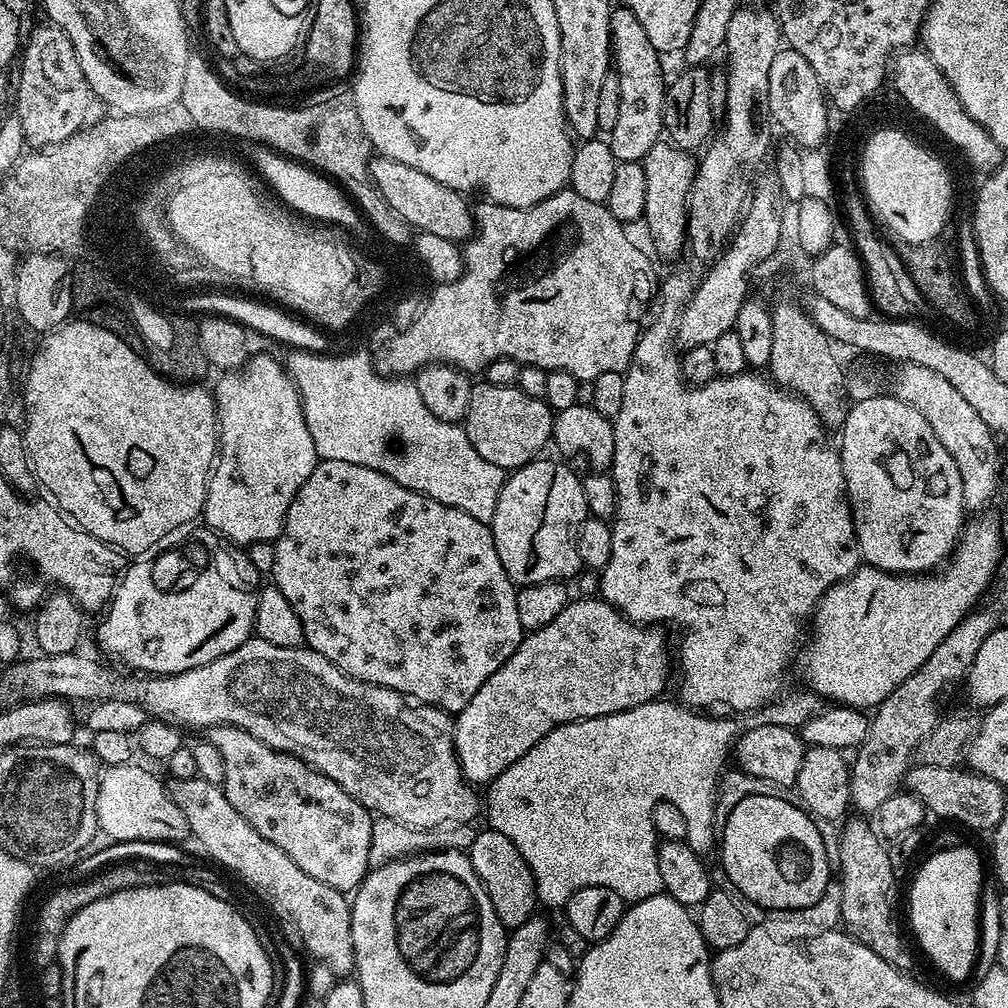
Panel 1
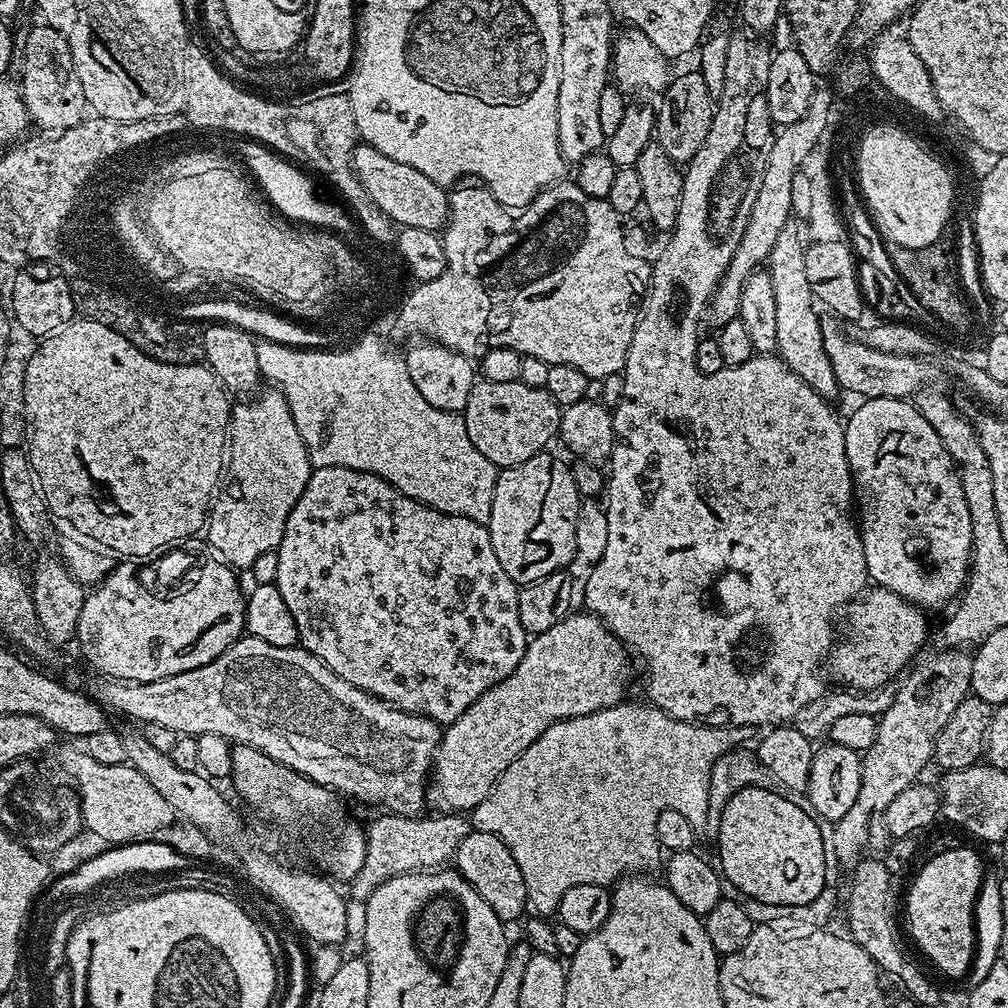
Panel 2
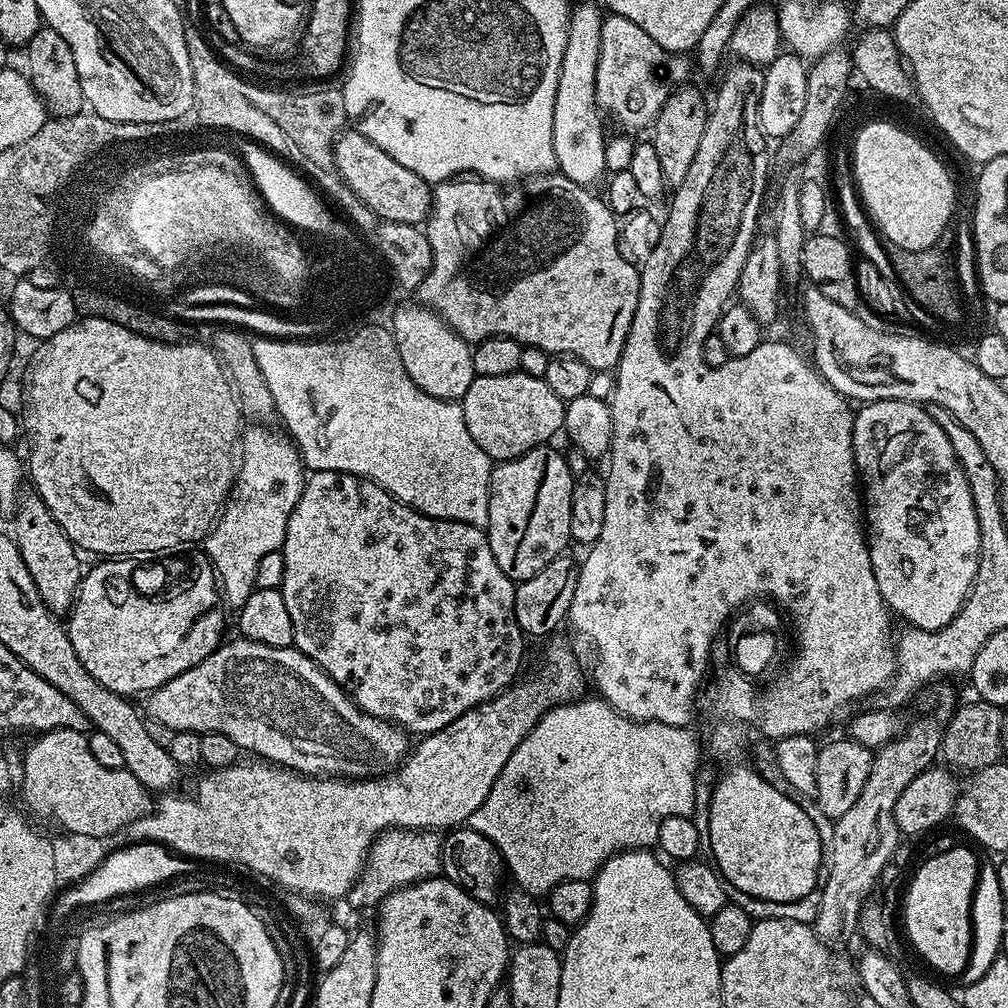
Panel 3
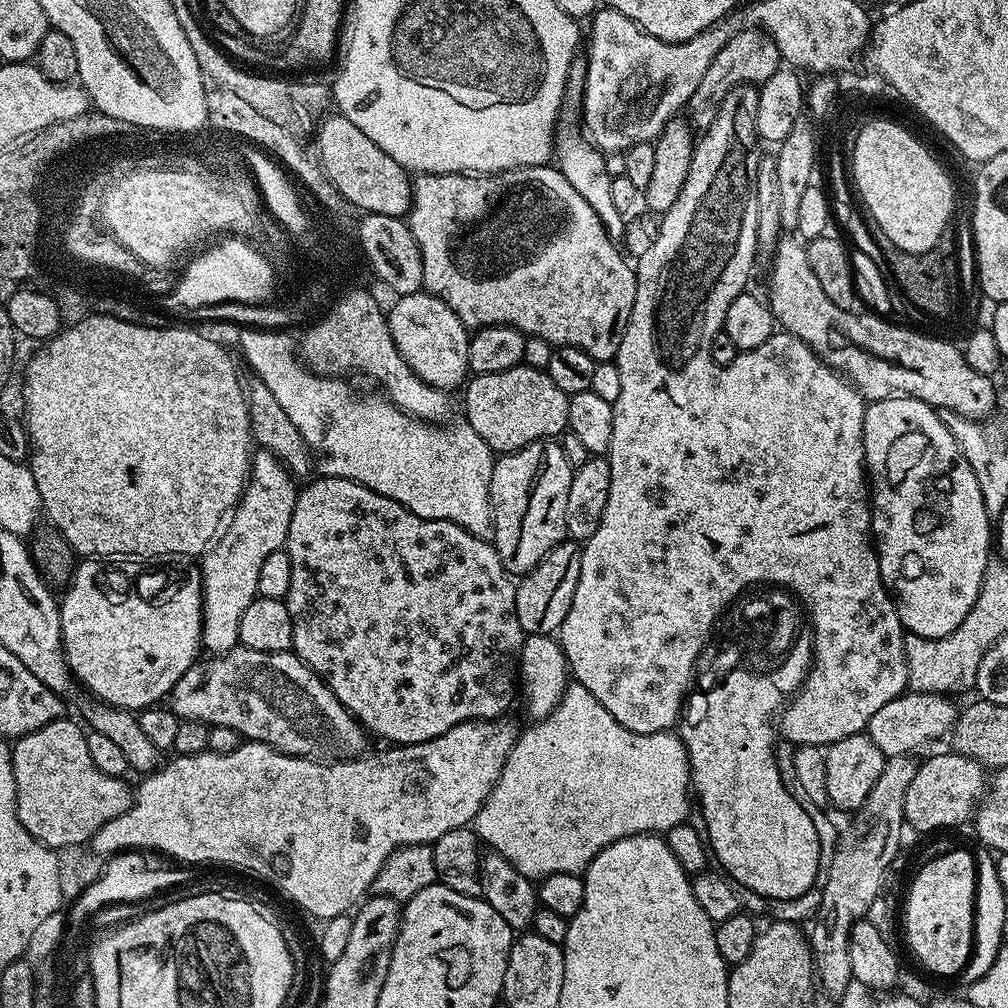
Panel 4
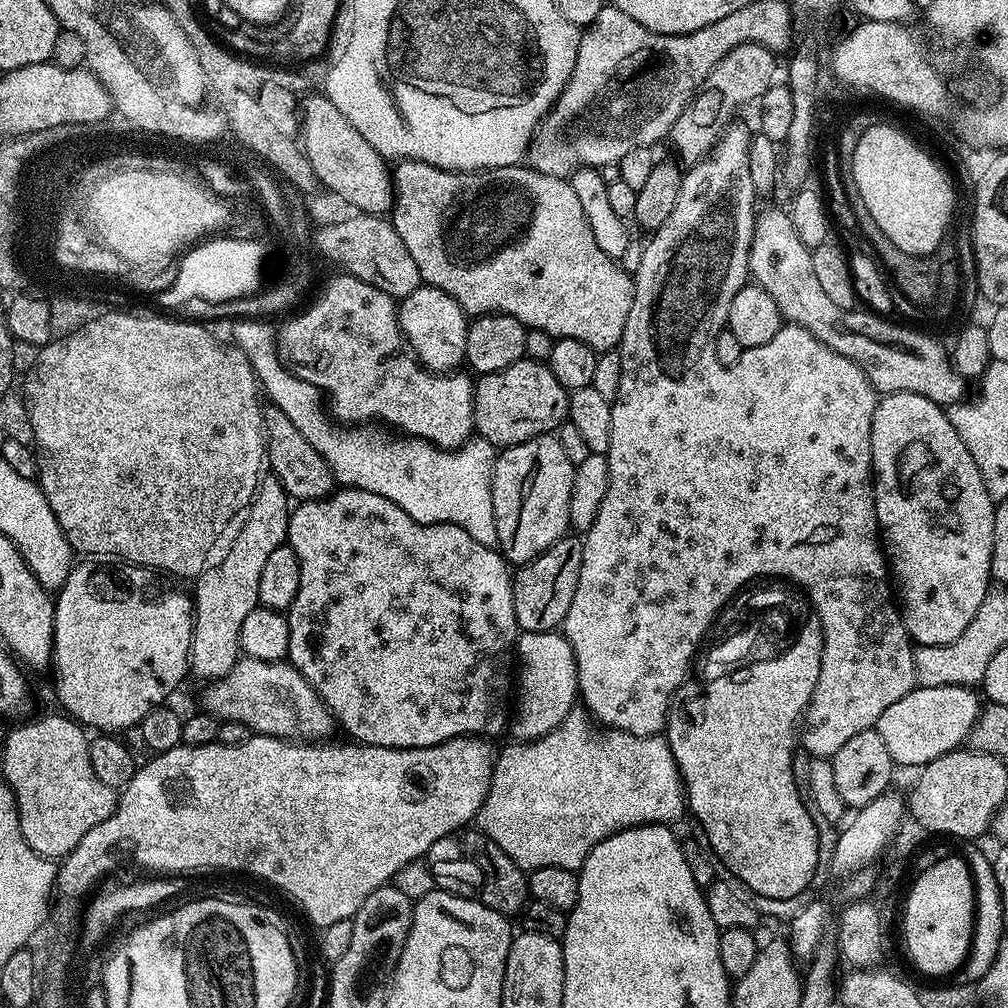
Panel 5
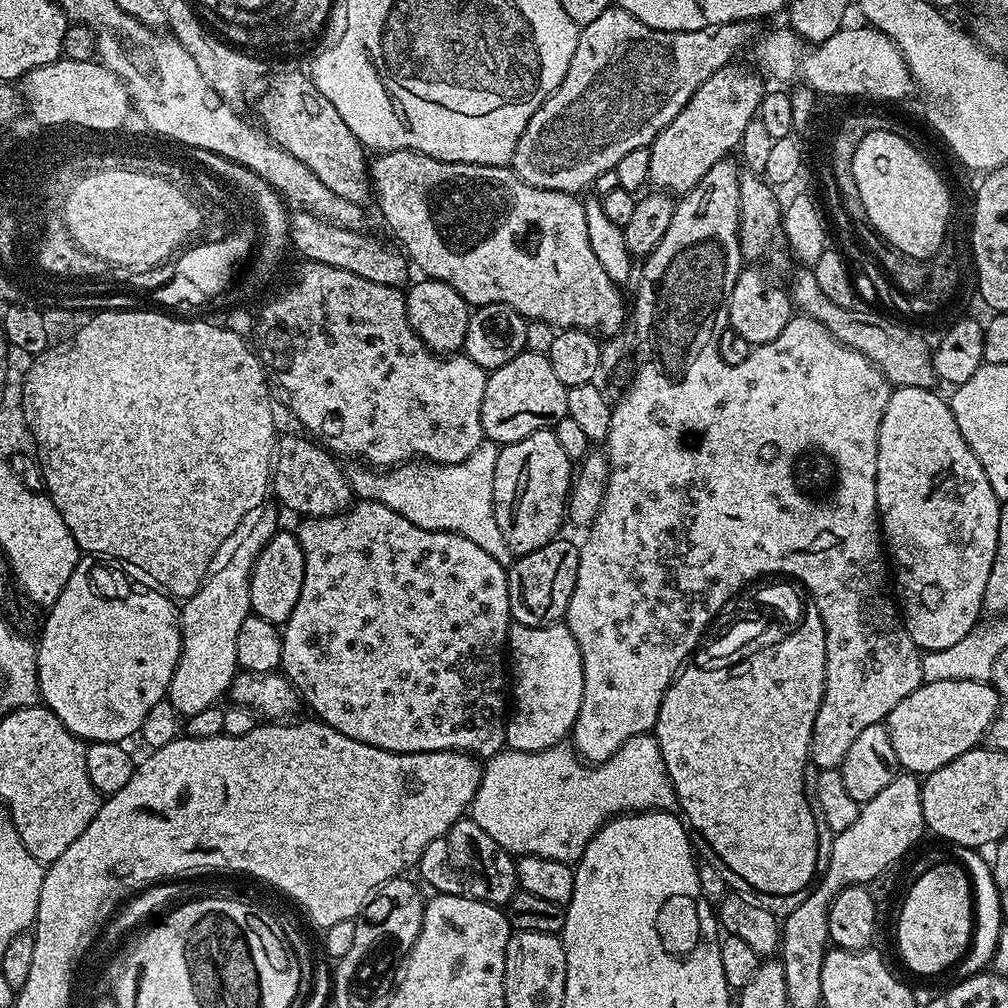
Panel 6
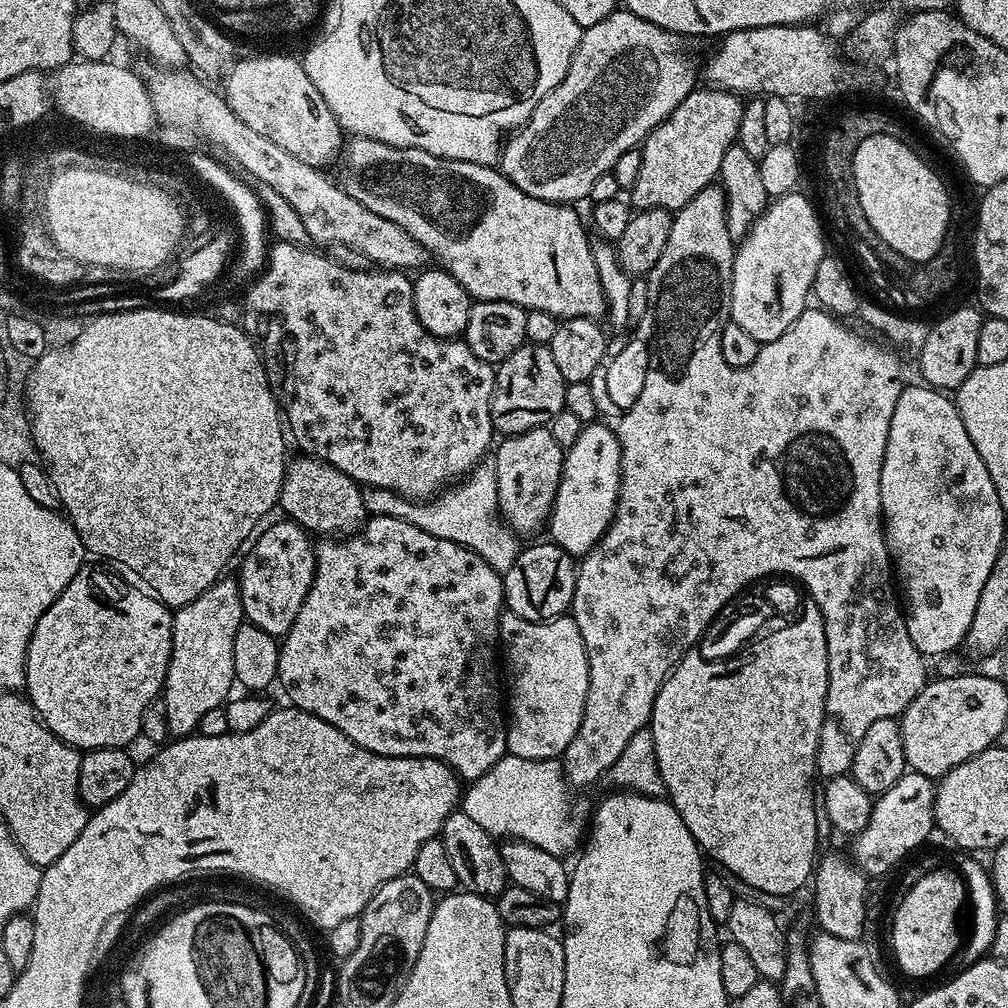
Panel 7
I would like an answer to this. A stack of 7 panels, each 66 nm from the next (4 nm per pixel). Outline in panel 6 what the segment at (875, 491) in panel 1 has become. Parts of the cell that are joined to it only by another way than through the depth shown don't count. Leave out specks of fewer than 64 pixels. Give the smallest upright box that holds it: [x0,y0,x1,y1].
[876,386,1001,652]

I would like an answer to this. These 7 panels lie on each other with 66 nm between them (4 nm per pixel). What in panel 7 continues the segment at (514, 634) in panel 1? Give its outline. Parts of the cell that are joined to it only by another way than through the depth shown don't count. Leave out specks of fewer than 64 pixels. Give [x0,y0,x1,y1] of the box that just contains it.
[276,516,508,781]

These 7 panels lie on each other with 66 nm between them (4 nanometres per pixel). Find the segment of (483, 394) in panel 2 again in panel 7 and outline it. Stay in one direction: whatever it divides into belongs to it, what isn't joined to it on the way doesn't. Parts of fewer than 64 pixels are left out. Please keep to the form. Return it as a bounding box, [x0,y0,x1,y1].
[492,342,565,436]

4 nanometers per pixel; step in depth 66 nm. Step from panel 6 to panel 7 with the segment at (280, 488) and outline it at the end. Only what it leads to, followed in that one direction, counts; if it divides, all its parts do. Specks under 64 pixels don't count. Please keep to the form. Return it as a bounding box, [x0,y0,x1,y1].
[279,455,366,538]

